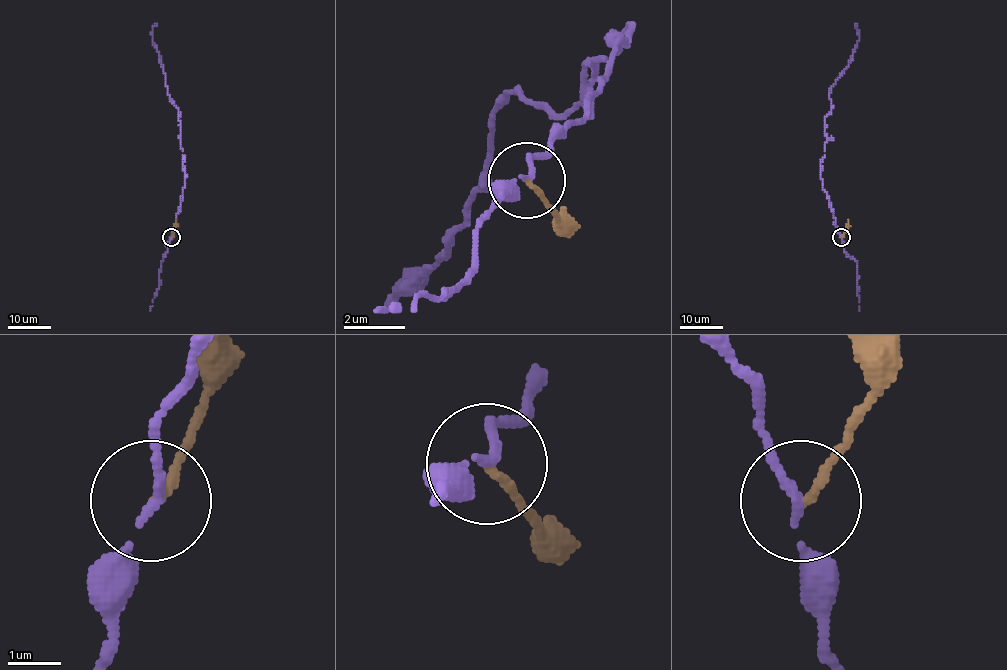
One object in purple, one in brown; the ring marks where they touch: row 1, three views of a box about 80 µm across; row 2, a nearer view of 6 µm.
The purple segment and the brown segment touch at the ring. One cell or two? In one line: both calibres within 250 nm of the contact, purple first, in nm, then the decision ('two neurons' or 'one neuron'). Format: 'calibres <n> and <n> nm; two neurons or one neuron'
calibres 140 and 160 nm; two neurons

